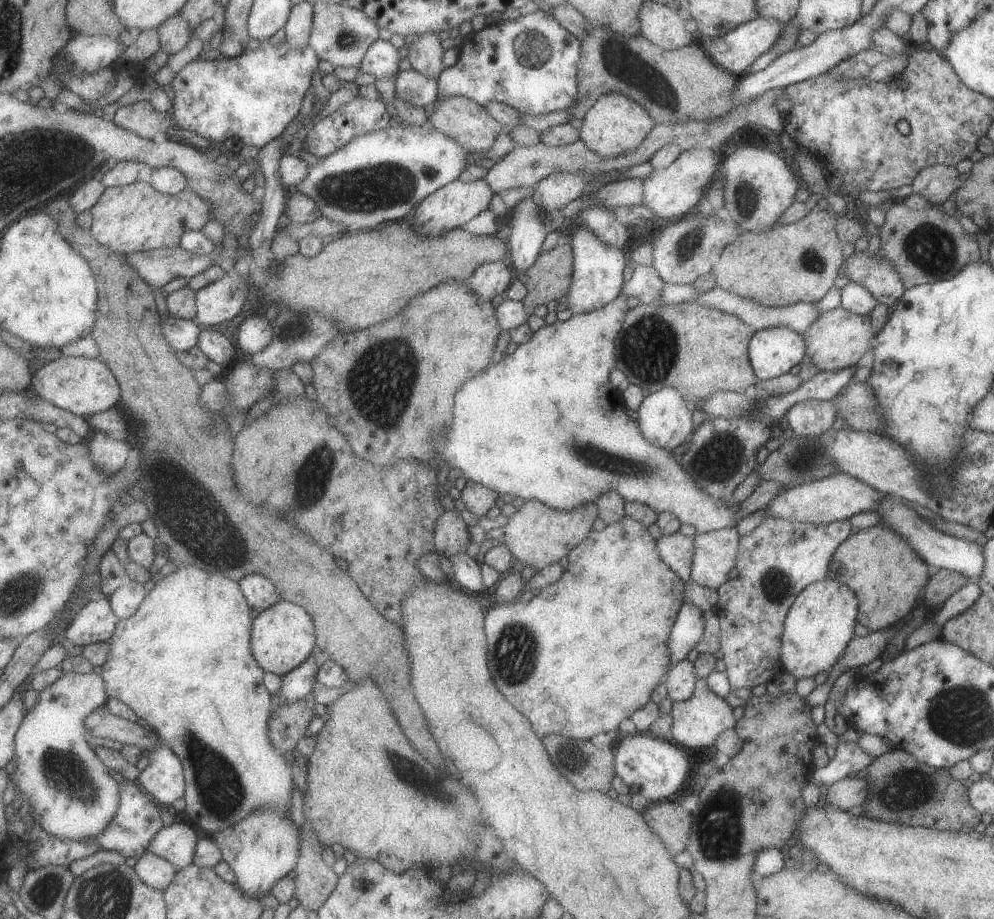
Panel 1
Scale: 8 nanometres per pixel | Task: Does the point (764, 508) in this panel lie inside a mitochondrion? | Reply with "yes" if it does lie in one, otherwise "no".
no

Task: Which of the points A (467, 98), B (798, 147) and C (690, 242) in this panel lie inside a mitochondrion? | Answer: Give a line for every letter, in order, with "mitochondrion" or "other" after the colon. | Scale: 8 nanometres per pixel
A: other
B: other
C: mitochondrion

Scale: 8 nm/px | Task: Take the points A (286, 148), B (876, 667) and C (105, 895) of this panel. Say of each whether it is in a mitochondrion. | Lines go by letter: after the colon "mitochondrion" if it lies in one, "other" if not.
A: other
B: other
C: mitochondrion

